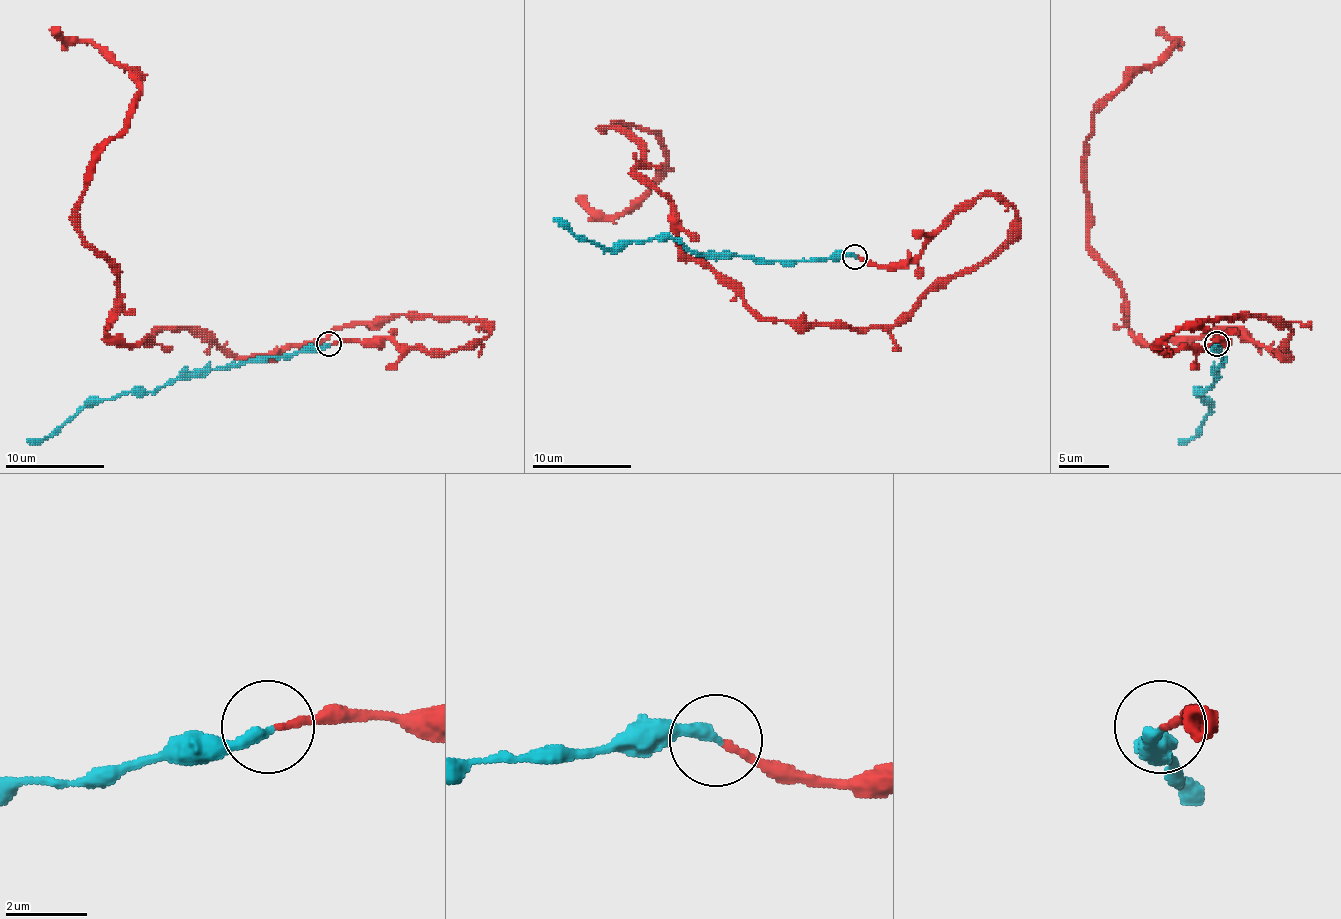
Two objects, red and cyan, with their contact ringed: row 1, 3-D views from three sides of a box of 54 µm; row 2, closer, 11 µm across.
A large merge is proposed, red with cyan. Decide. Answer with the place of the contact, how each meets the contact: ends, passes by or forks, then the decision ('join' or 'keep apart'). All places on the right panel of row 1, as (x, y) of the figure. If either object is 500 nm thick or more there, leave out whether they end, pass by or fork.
at (1217, 343); red ends there; cyan ends there; join

